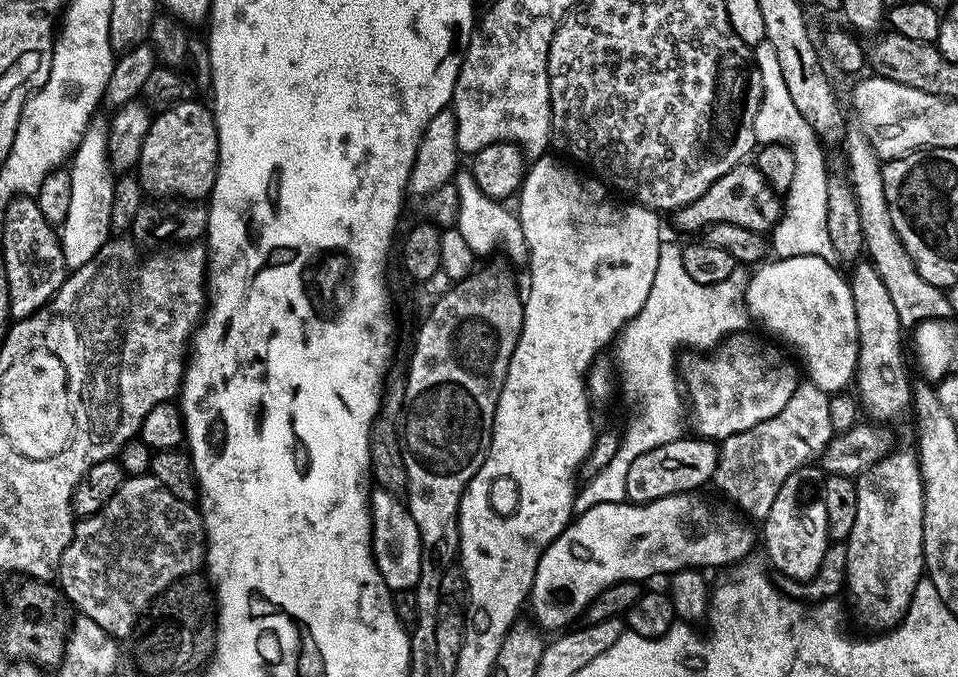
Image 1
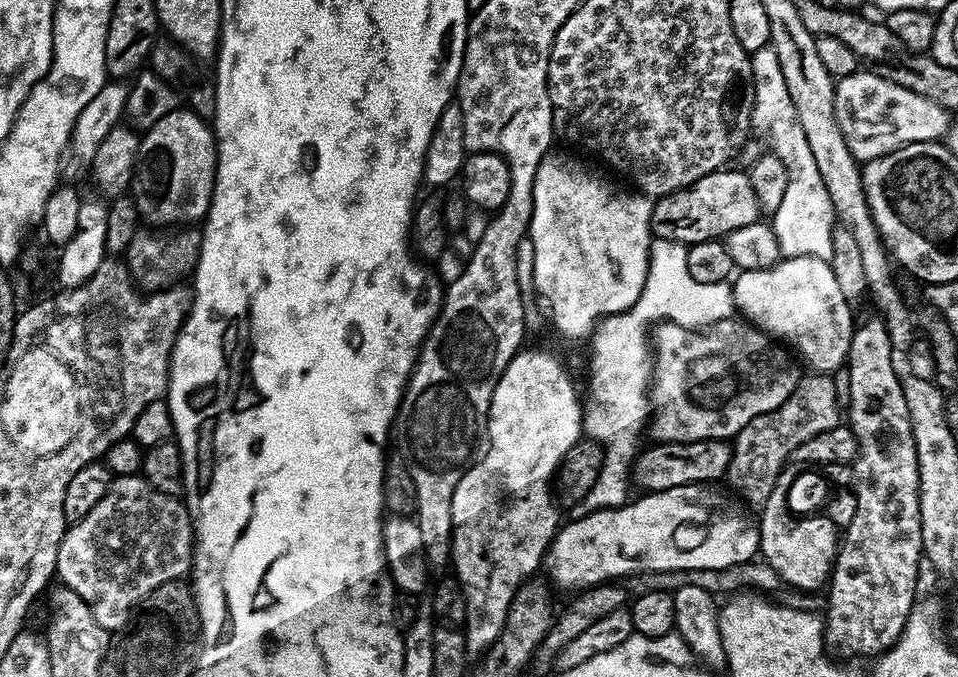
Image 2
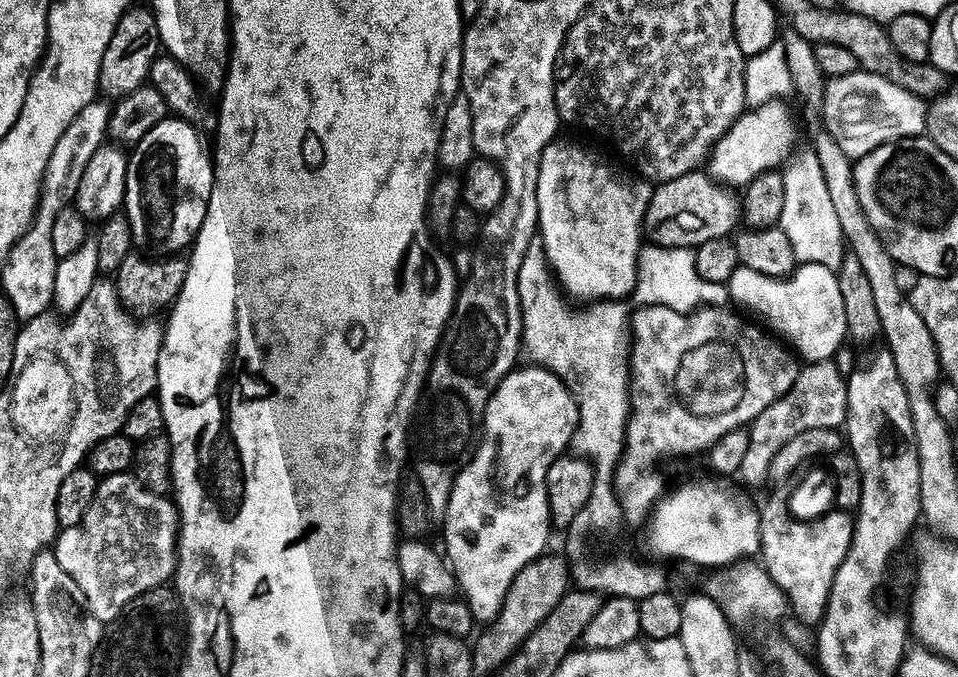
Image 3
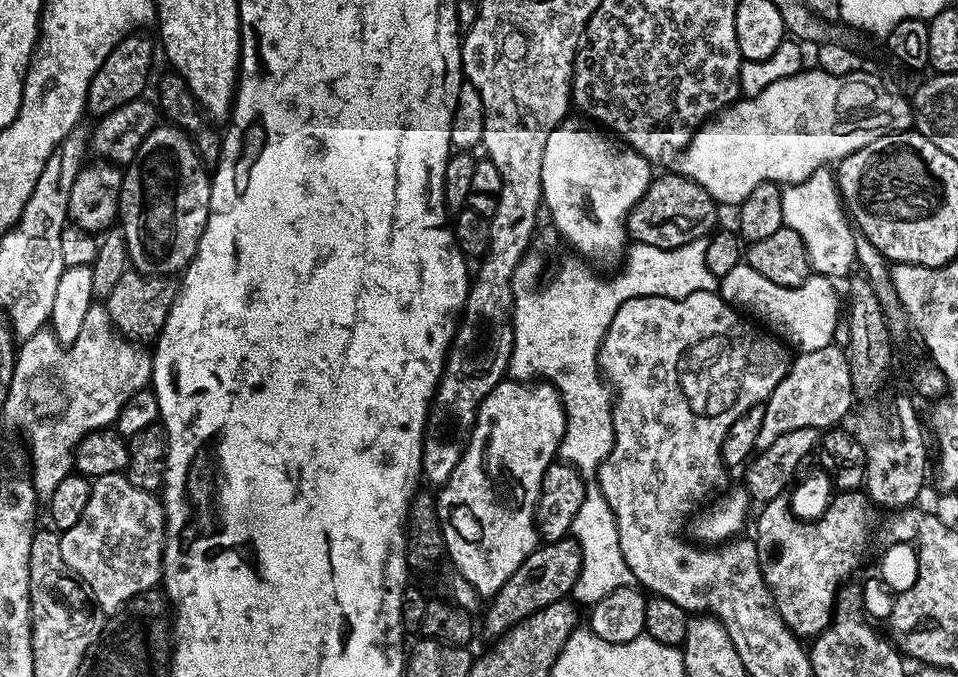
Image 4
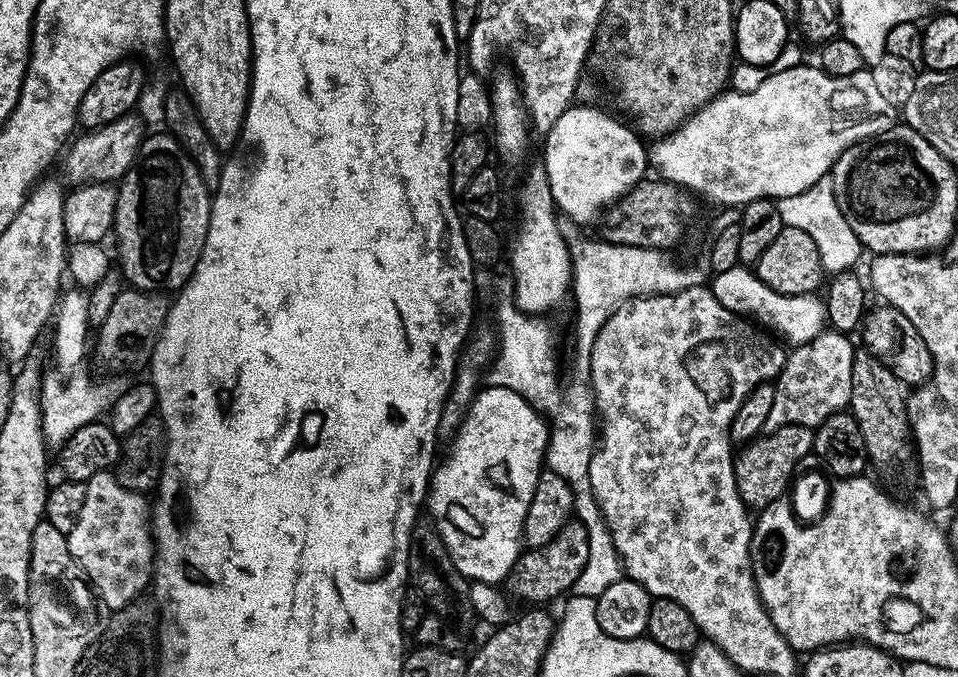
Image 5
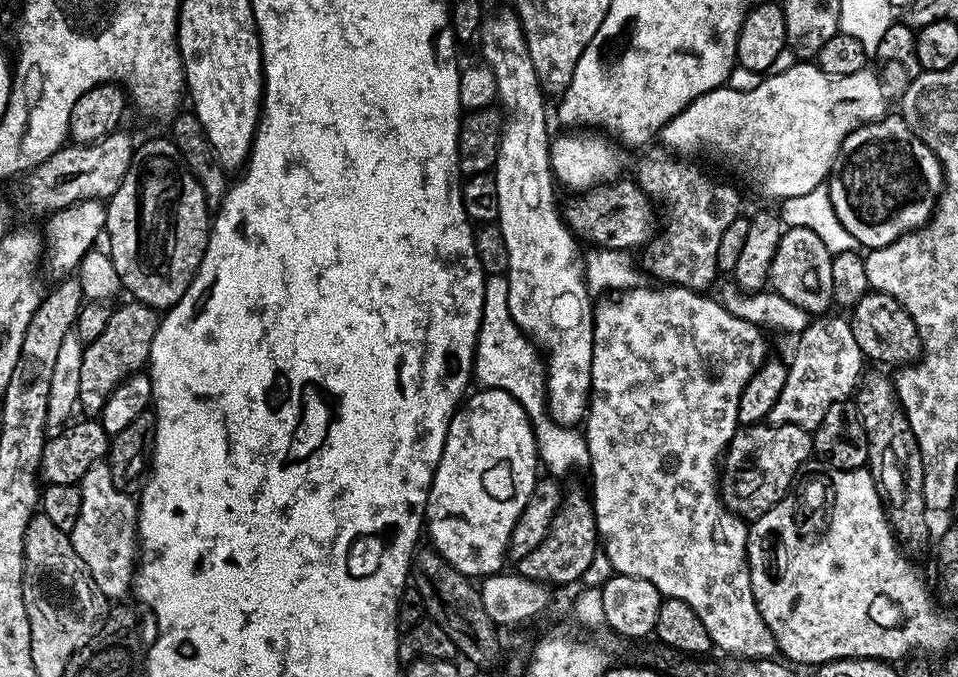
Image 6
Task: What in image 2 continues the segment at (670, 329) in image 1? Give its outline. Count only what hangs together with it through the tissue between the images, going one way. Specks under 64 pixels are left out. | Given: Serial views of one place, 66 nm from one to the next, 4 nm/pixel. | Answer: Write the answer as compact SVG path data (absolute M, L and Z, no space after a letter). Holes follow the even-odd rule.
M653 239L652 249L648 255L648 273L646 274L646 286L642 290L642 294L638 298L638 302L634 302L634 306L630 306L625 312L620 312L617 316L605 316L596 329L592 332L590 337L590 345L592 344L592 381L588 384L588 400L583 401L582 407L584 410L584 430L583 435L587 439L594 440L596 443L604 447L604 465L598 474L598 478L594 482L594 486L590 490L590 494L586 499L580 501L575 505L574 512L576 516L589 516L590 513L598 511L600 508L618 508L621 504L625 503L628 492L628 484L630 486L630 473L633 471L633 461L636 460L638 449L640 447L640 431L645 431L646 425L650 420L650 385L652 382L652 345L650 343L650 326L655 325L657 322L671 322L682 326L683 328L710 328L712 325L717 324L718 321L729 320L735 315L735 304L733 302L733 292L731 285L724 281L722 283L702 283L694 282L694 278L690 278L690 270L686 266L686 254L688 253L687 247L678 242L670 242L669 240Z

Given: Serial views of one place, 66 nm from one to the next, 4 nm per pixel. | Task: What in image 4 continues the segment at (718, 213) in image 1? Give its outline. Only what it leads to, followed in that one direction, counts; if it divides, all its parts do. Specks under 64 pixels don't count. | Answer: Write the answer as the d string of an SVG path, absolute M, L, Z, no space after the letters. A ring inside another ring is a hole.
M672 170L669 176L657 175L646 194L642 194L642 198L632 207L628 215L626 236L629 241L646 246L686 246L705 239L717 227L716 211L716 201L710 194L706 194L706 190L702 190L702 186L698 186L698 182Z

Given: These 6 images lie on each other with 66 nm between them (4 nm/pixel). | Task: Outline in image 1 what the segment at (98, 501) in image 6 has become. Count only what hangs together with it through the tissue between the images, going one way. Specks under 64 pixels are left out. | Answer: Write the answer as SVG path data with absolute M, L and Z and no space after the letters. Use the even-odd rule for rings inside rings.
M151 474L129 476L118 486L118 494L98 510L75 525L70 546L60 559L58 587L79 615L102 626L113 638L126 638L144 615L152 600L176 580L193 575L204 564L206 541L204 520L193 505L170 494Z

